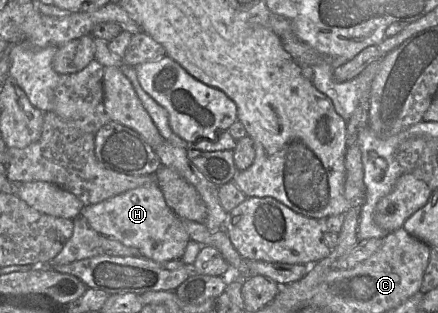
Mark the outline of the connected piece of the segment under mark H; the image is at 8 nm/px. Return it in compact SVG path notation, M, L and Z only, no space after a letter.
M156 182L129 190L97 204L84 206L80 214L101 236L134 247L142 257L156 262L180 260L190 240L182 219L168 207Z

